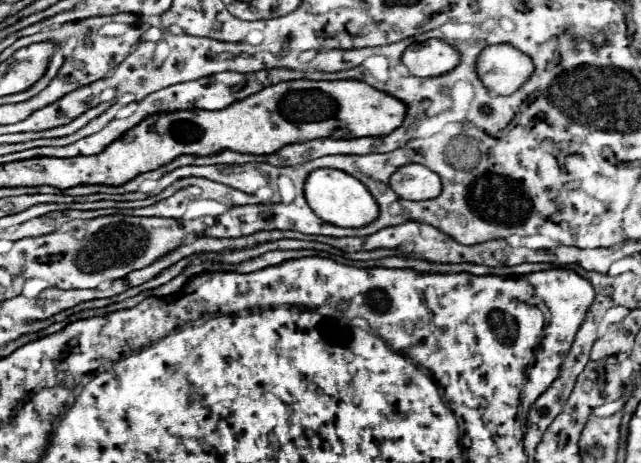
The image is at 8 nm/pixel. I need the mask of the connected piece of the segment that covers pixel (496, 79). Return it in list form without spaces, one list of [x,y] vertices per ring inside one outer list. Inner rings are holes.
[[[490,45],[476,61],[476,75],[496,95],[512,95],[534,71],[530,57],[512,45]]]

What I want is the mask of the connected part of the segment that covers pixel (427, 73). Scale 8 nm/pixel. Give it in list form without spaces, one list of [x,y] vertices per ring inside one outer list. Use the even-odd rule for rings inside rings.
[[[428,39],[424,43],[412,43],[402,53],[402,65],[408,67],[414,77],[438,77],[452,71],[460,61],[456,49],[440,39]]]

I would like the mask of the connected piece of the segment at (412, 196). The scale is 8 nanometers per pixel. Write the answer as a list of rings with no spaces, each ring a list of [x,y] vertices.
[[[408,163],[404,167],[398,167],[392,173],[390,187],[398,193],[398,197],[410,199],[410,201],[432,199],[432,197],[438,197],[442,191],[440,177],[428,167],[418,163]]]

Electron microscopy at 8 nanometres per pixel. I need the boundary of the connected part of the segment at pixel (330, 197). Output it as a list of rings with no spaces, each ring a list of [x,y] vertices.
[[[316,169],[304,181],[304,197],[310,209],[326,223],[338,227],[364,227],[378,217],[378,205],[370,191],[352,175],[338,169]]]

